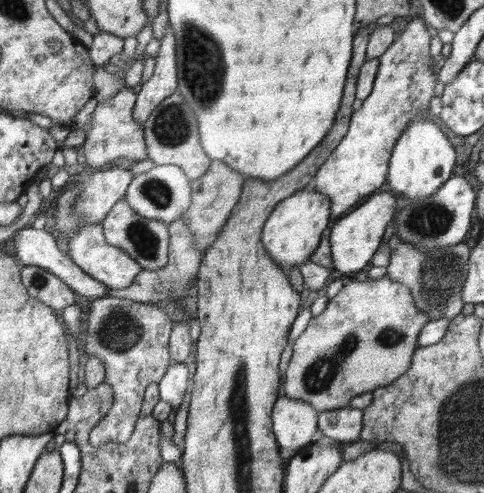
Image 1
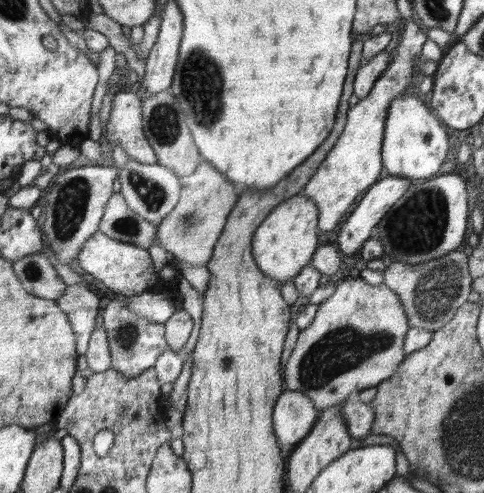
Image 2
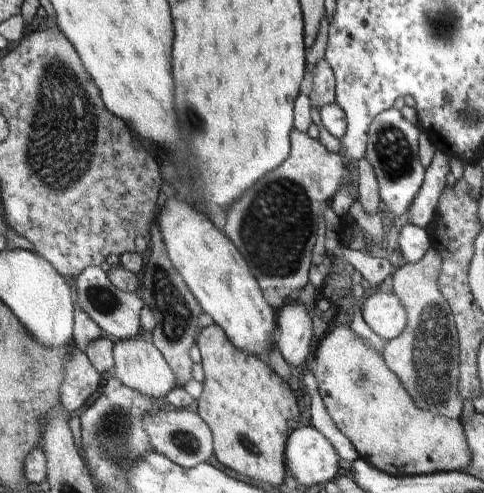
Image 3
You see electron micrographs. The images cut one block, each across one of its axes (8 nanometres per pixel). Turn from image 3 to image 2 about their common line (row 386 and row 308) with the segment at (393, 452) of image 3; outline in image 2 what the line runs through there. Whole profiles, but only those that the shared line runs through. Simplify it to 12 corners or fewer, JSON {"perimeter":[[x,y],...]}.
{"perimeter":[[337,284],[299,332],[285,392],[331,408],[405,360],[393,290]]}

